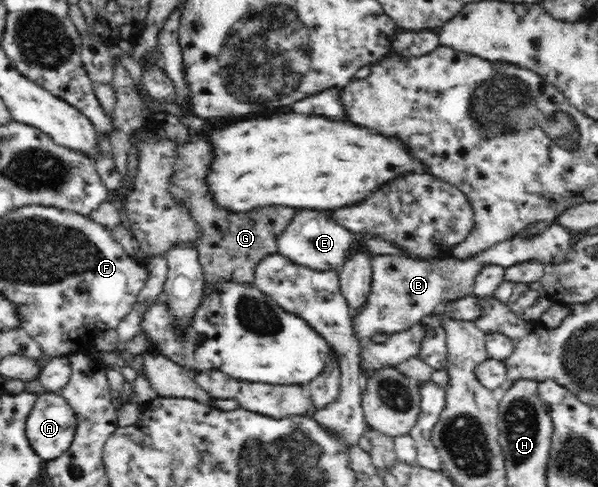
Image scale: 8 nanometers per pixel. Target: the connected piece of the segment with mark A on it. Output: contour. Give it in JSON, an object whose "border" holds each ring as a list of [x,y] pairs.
{"border":[[[58,393],[36,394],[31,410],[24,420],[26,437],[31,448],[45,462],[49,462],[63,456],[71,446],[77,421],[70,404]]]}

